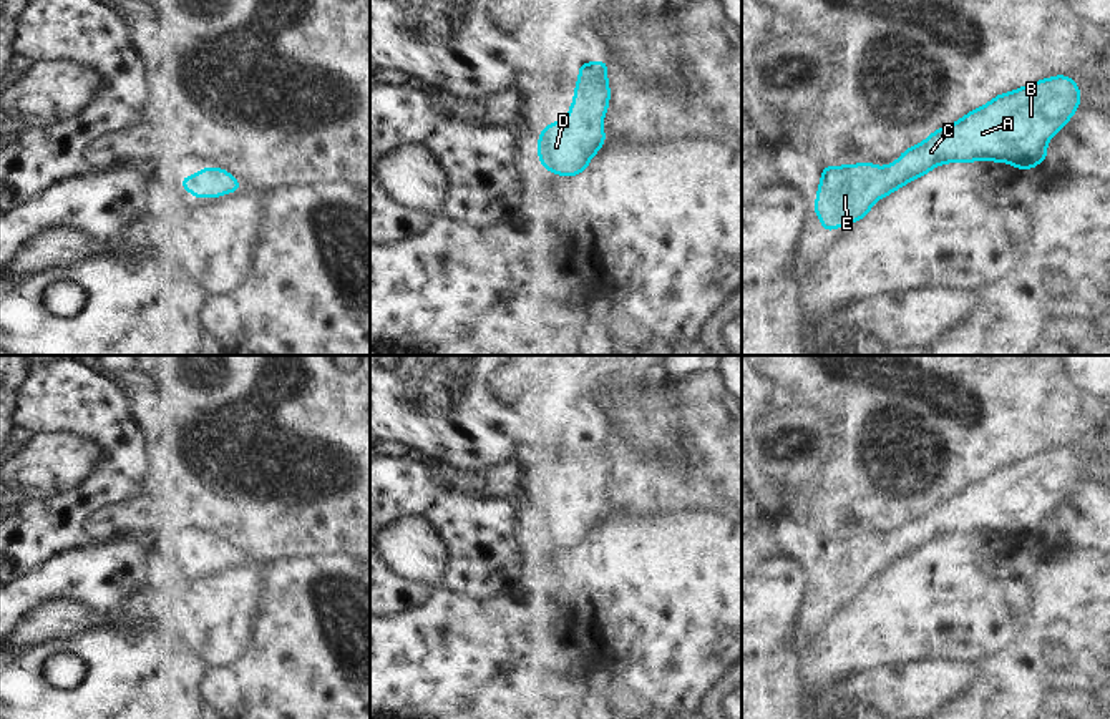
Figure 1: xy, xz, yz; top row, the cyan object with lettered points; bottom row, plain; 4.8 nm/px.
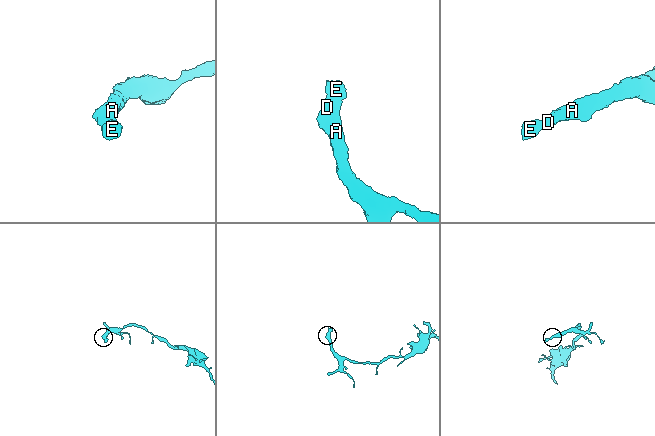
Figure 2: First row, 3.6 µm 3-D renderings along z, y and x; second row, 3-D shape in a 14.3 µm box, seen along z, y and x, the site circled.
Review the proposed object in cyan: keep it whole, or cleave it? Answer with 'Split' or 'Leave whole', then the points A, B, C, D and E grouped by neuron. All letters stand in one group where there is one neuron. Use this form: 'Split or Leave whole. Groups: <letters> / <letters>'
Leave whole. Groups: A B C D E.

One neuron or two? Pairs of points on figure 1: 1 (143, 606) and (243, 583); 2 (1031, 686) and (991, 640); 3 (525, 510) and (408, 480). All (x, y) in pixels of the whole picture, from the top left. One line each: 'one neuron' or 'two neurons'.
1: one neuron
2: two neurons
3: one neuron

